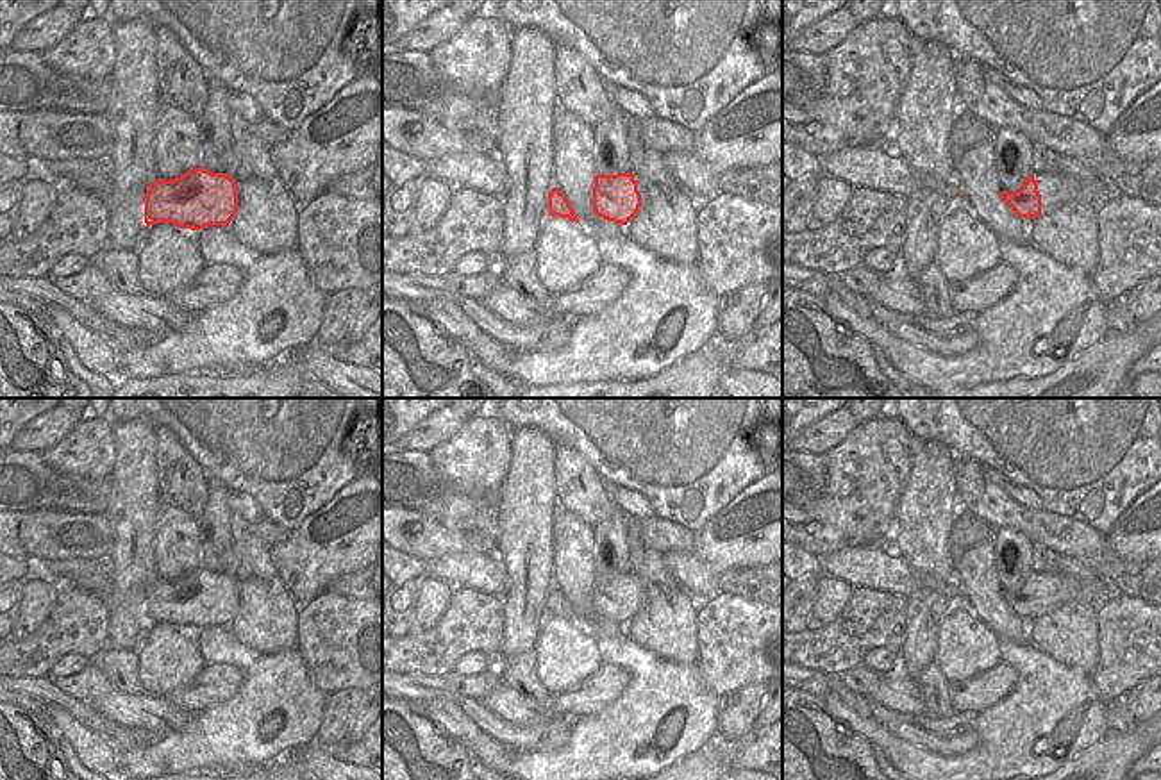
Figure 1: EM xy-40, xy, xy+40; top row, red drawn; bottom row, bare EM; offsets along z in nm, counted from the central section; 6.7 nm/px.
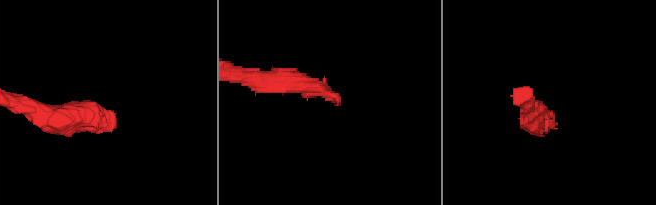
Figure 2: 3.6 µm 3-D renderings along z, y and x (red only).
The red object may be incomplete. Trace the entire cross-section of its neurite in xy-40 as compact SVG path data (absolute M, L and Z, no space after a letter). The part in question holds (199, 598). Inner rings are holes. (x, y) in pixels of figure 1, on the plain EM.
M195 568L173 580L157 578L145 594L145 623L171 623L200 630L229 626L238 612L236 580L227 573Z

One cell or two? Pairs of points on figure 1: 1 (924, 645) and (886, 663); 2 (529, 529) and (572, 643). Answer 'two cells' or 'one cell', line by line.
1: two cells
2: two cells

